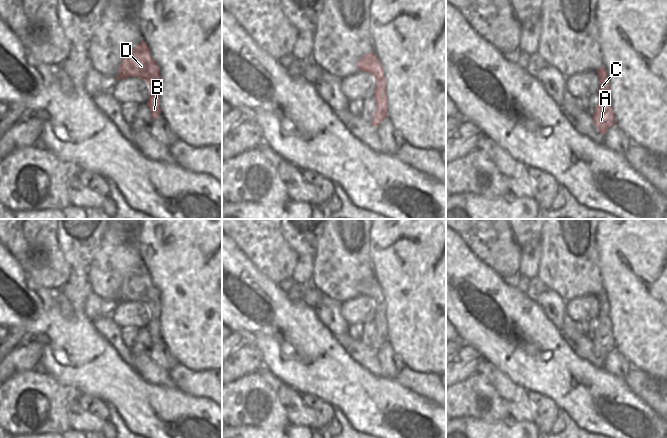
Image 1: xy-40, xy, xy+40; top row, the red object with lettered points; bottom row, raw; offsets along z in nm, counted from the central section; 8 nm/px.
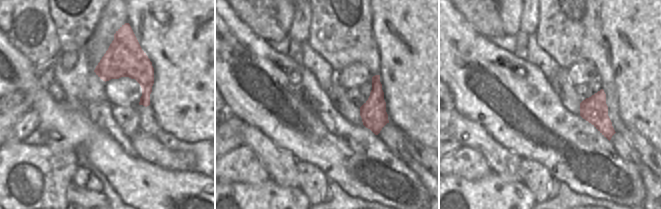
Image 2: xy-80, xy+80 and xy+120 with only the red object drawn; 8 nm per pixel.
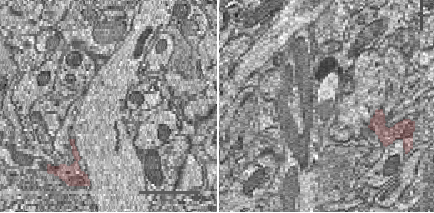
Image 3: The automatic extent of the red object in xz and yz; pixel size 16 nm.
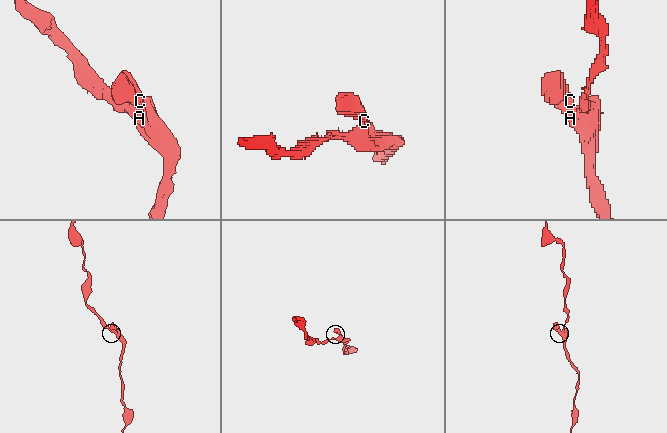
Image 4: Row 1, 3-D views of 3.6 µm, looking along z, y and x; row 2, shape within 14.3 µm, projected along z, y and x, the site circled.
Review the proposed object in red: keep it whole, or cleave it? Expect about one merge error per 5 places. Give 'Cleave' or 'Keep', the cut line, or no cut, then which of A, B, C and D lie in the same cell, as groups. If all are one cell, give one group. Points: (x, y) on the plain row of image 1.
Keep. No split. Groups: A B C D.

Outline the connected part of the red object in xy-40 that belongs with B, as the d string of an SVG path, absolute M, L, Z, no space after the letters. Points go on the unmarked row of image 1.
M142 265L122 284L115 304L138 301L149 310L147 330L151 343L156 343L161 337L159 330L159 316L161 314L161 300L159 290L153 284L147 268Z

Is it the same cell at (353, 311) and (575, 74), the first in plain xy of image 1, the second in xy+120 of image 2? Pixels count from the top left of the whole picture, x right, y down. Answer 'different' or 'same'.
same

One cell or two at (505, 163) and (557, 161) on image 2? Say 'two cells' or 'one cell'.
two cells

